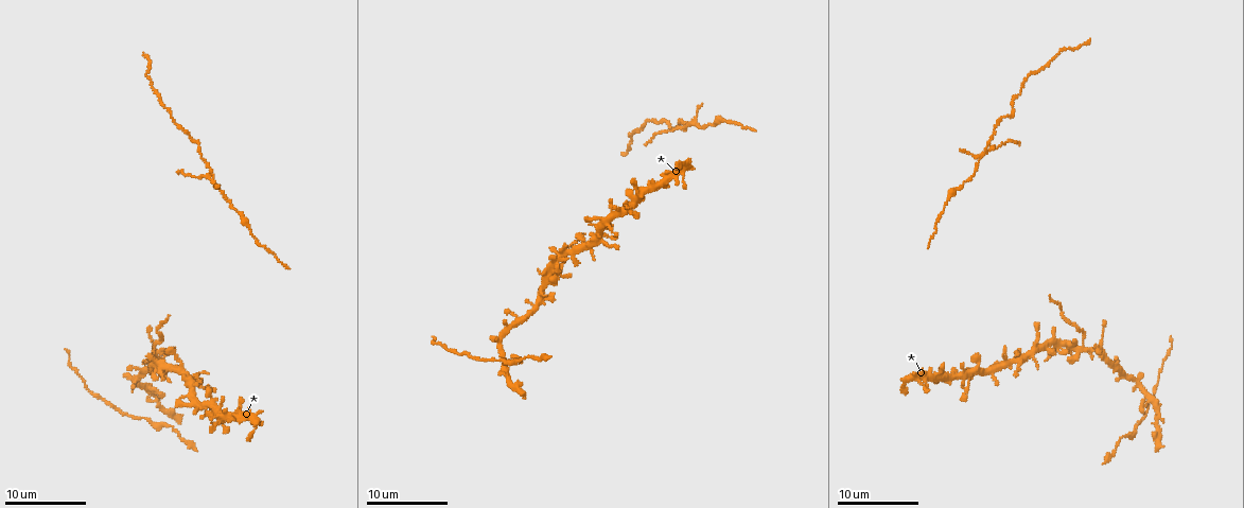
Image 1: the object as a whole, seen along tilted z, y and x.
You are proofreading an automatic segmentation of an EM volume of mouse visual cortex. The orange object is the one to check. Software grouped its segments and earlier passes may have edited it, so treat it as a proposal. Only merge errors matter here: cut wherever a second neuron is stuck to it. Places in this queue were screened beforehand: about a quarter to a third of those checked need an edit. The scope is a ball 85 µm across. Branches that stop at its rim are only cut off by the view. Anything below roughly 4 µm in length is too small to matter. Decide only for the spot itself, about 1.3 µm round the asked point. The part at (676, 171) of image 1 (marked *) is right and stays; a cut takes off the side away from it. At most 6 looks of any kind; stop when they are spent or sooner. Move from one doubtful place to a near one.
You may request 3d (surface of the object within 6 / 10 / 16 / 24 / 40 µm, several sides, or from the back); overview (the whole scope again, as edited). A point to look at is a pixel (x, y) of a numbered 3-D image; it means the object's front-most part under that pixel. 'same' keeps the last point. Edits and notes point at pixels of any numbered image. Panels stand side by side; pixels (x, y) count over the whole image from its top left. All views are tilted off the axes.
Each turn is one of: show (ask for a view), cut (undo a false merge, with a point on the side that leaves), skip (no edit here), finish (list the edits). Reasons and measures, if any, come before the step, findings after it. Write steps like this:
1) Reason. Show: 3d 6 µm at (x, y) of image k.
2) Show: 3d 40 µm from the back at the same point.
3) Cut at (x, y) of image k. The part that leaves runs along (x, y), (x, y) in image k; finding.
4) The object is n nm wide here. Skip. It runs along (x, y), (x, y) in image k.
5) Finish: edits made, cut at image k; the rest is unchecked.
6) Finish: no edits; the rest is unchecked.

Show: 3d 16 µm at (1082, 343) of image 1.

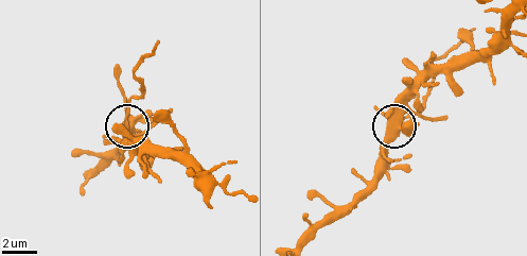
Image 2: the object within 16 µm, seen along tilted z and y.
Cut at (133, 97) of image 2. A second neuron is stuck on.

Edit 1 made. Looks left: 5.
Show: overview.

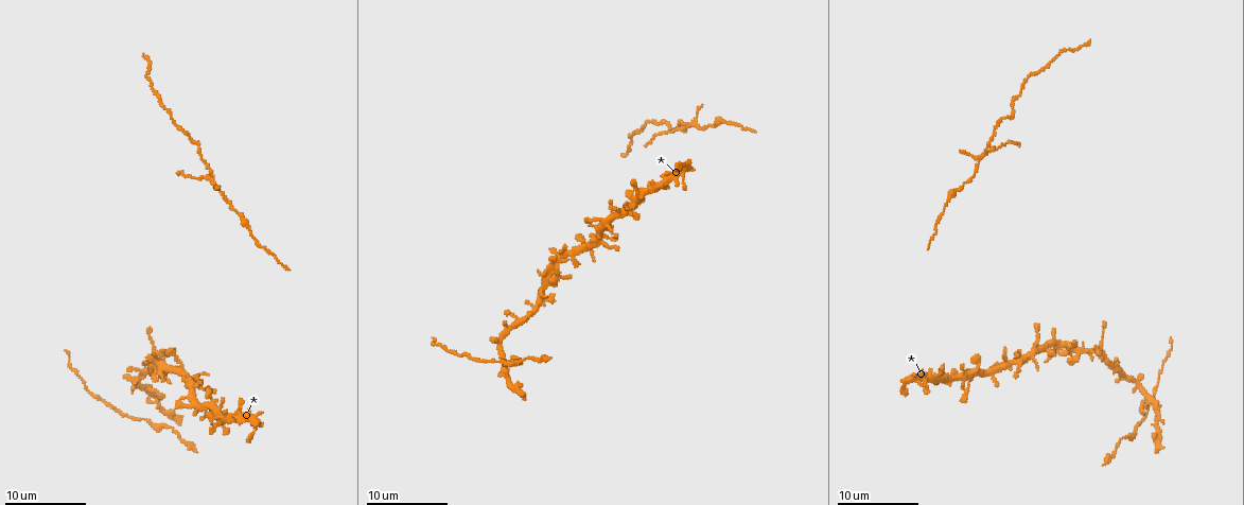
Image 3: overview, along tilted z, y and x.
Branch point. Show: 3d 10 µm at (213, 180) of image 3.

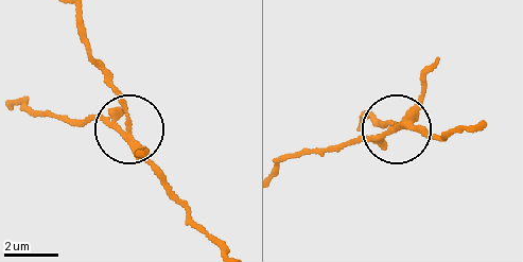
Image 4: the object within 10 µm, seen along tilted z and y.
Show: 3d 6 µm at (127, 128) of image 4.

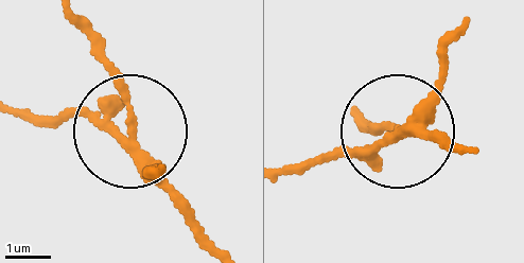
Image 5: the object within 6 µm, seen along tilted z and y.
Cut at (115, 105) of image 5. The part that leaves runs along (135, 154), (92, 115), (21, 118) in image 5; a second neuron is stuck on.

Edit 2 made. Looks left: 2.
Finish: edits made, cut at image 2, cut at image 5; the rest is unchecked.

